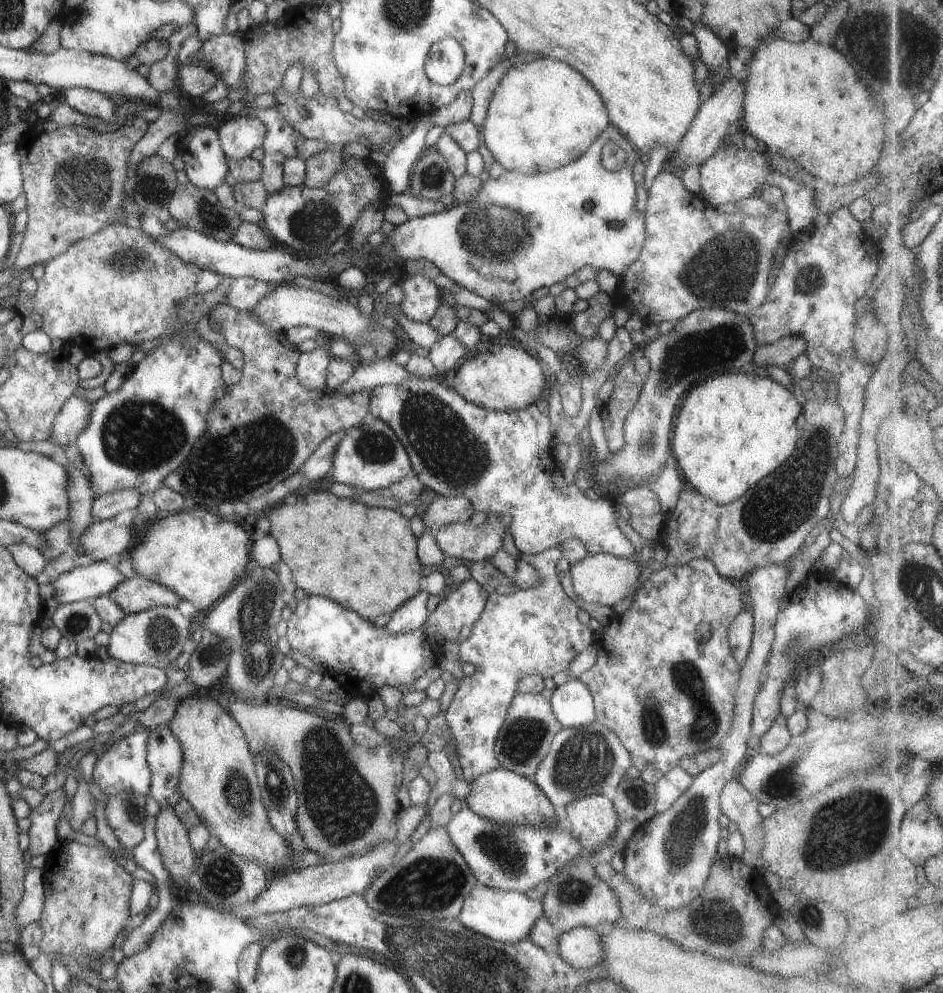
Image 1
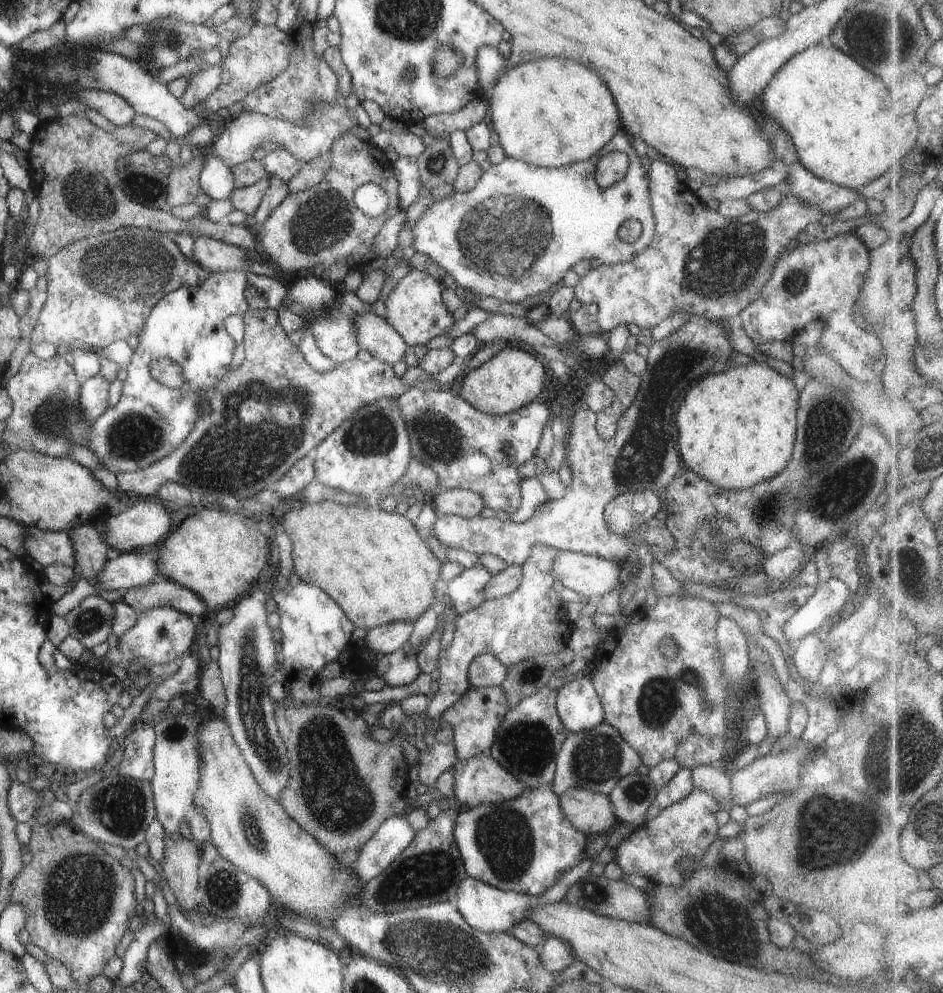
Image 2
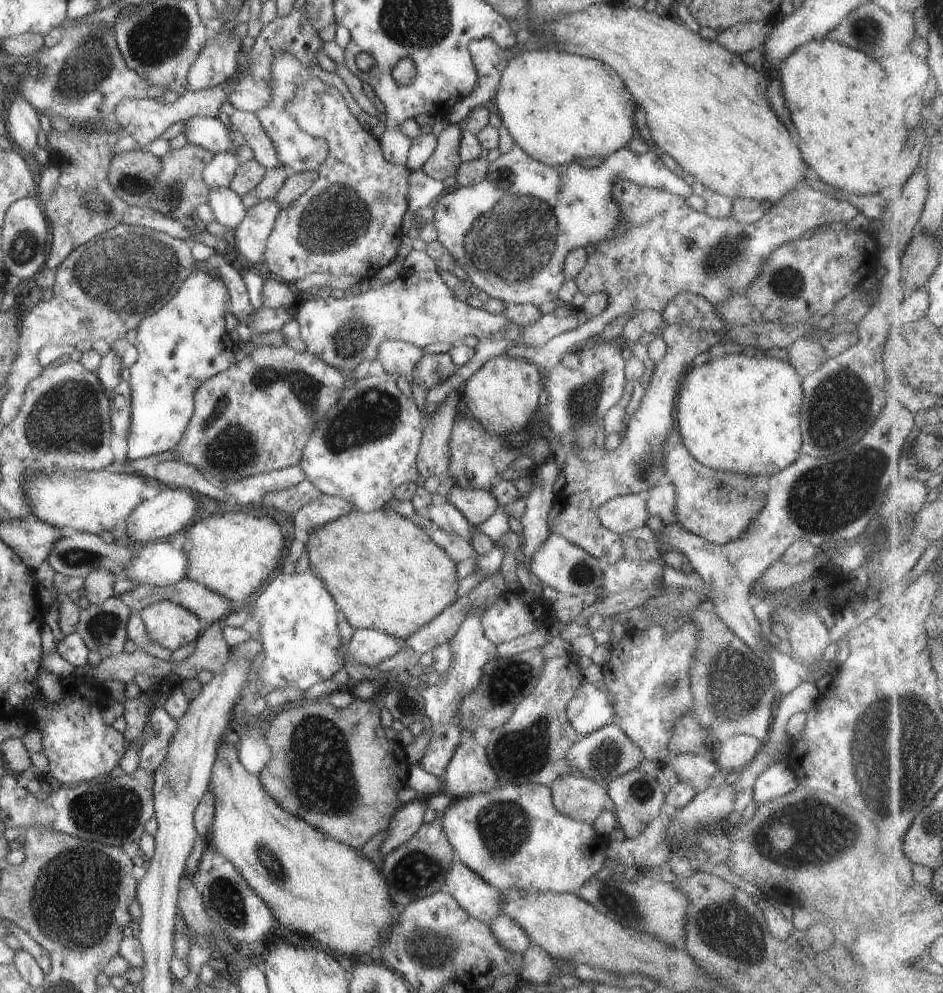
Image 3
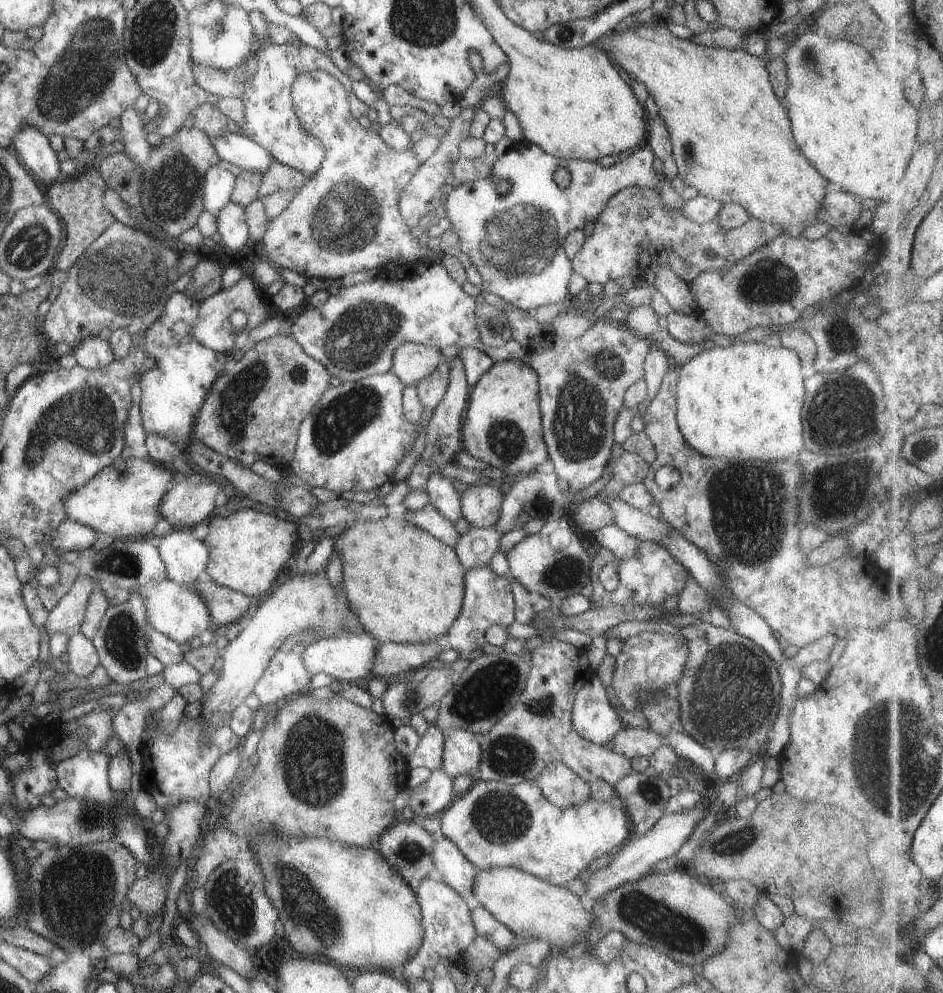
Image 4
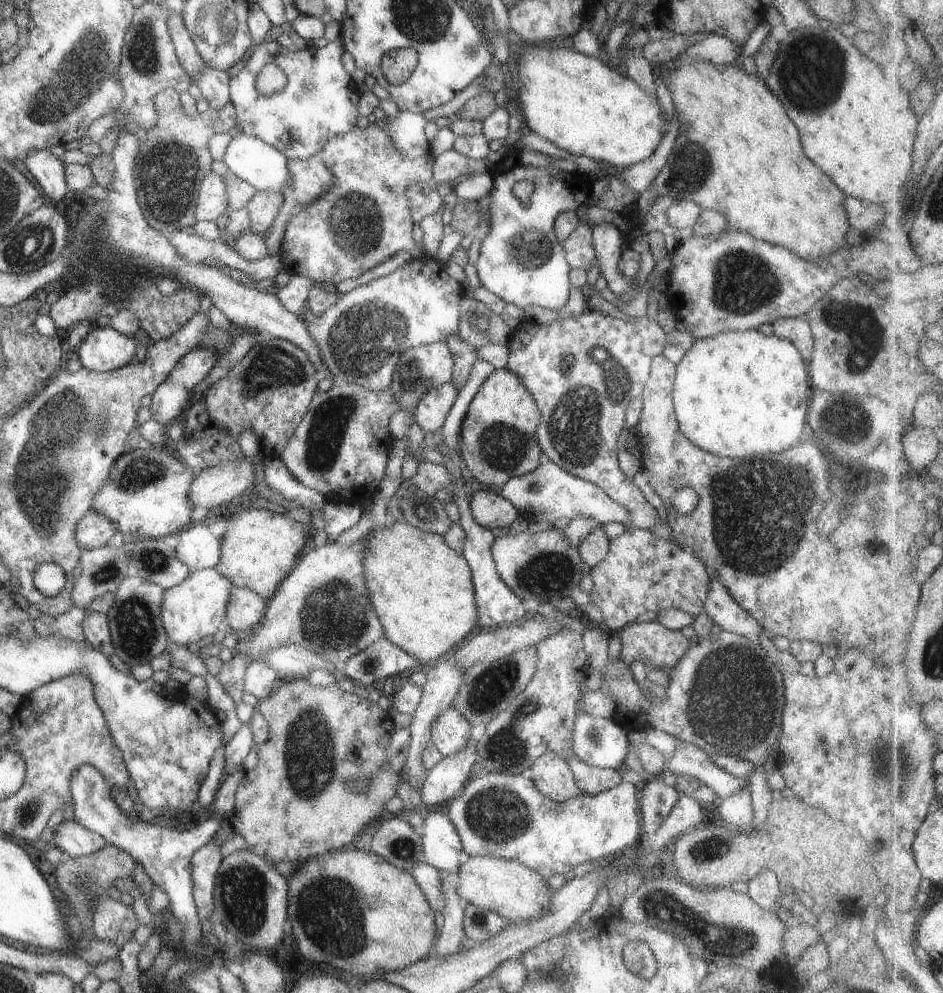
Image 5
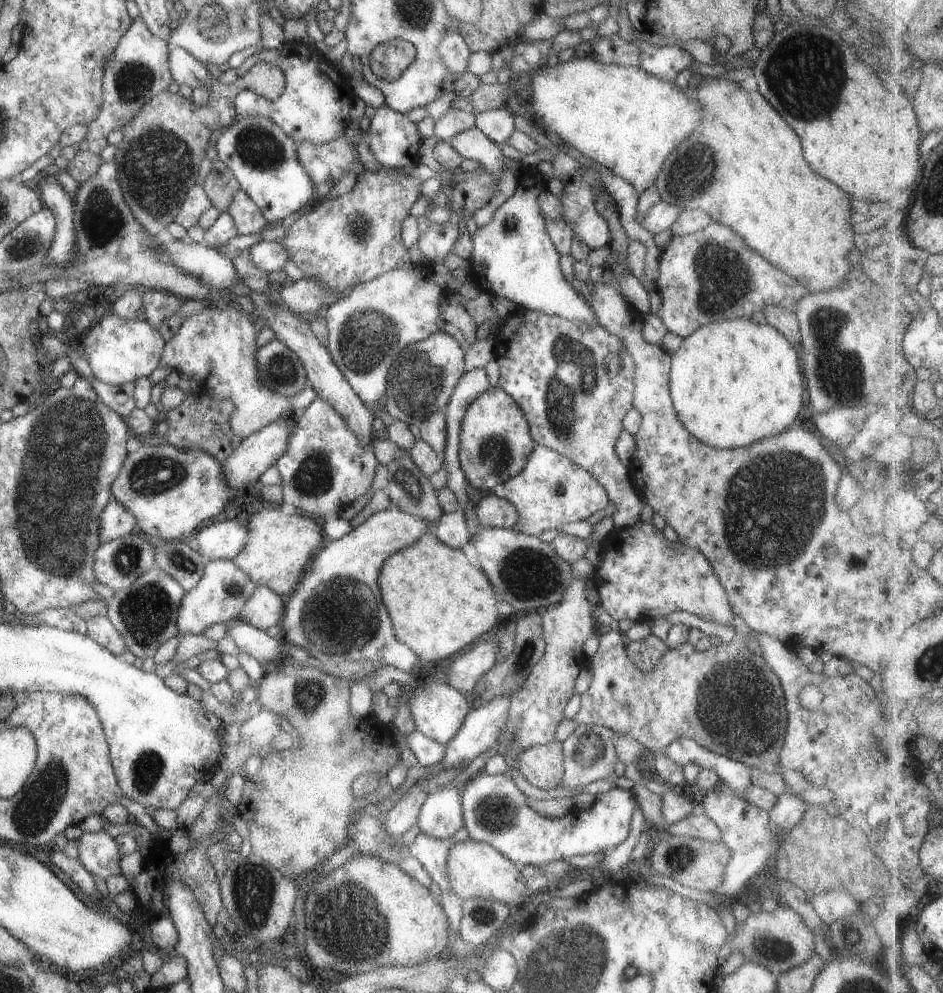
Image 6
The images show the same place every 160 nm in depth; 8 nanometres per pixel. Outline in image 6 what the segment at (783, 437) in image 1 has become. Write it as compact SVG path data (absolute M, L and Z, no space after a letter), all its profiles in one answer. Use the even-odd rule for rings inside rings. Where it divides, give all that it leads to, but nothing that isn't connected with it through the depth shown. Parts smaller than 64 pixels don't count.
M749 318L725 319L710 322L707 325L700 326L686 337L683 337L680 345L670 356L667 384L675 416L683 425L683 428L685 428L692 437L695 437L697 441L716 449L735 449L737 447L746 447L753 441L774 437L775 435L782 433L785 429L791 428L798 422L797 414L799 414L801 404L803 404L803 397L801 395L803 394L803 390L805 390L803 379L803 376L801 376L801 367L799 366L799 354L797 354L797 348L791 346L787 342L787 339L774 328L771 328L767 324L755 324L751 322Z

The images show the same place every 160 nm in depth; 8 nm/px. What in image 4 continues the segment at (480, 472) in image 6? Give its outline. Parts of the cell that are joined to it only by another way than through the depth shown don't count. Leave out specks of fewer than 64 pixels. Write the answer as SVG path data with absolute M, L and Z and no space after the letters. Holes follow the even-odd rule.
M515 359L493 363L468 391L460 428L461 448L507 476L524 476L548 458L541 436L538 380L535 371ZM487 480L473 483L459 495L461 517L471 527L488 529L497 526L502 495L503 489Z

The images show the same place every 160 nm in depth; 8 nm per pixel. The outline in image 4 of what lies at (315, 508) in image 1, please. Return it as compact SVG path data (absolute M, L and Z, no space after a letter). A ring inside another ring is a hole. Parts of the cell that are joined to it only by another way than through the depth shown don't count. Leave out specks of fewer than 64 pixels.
M404 519L354 520L331 539L341 563L342 592L360 628L379 643L416 643L443 636L459 614L464 573L455 551Z

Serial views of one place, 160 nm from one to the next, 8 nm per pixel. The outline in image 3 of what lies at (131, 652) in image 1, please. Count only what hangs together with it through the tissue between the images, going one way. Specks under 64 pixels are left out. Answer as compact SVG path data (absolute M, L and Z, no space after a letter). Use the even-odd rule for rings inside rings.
M169 600L151 602L137 614L145 626L147 636L171 653L195 642L209 626L191 610L185 610L183 606Z

